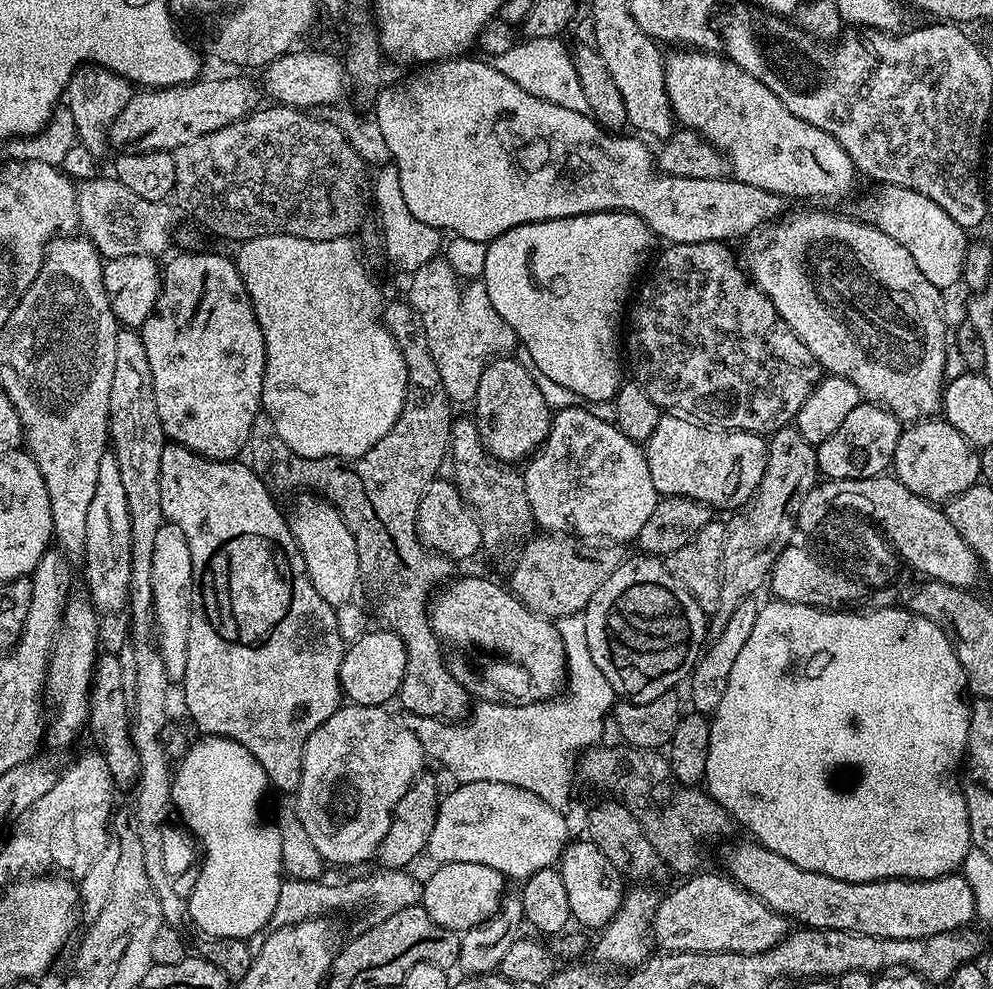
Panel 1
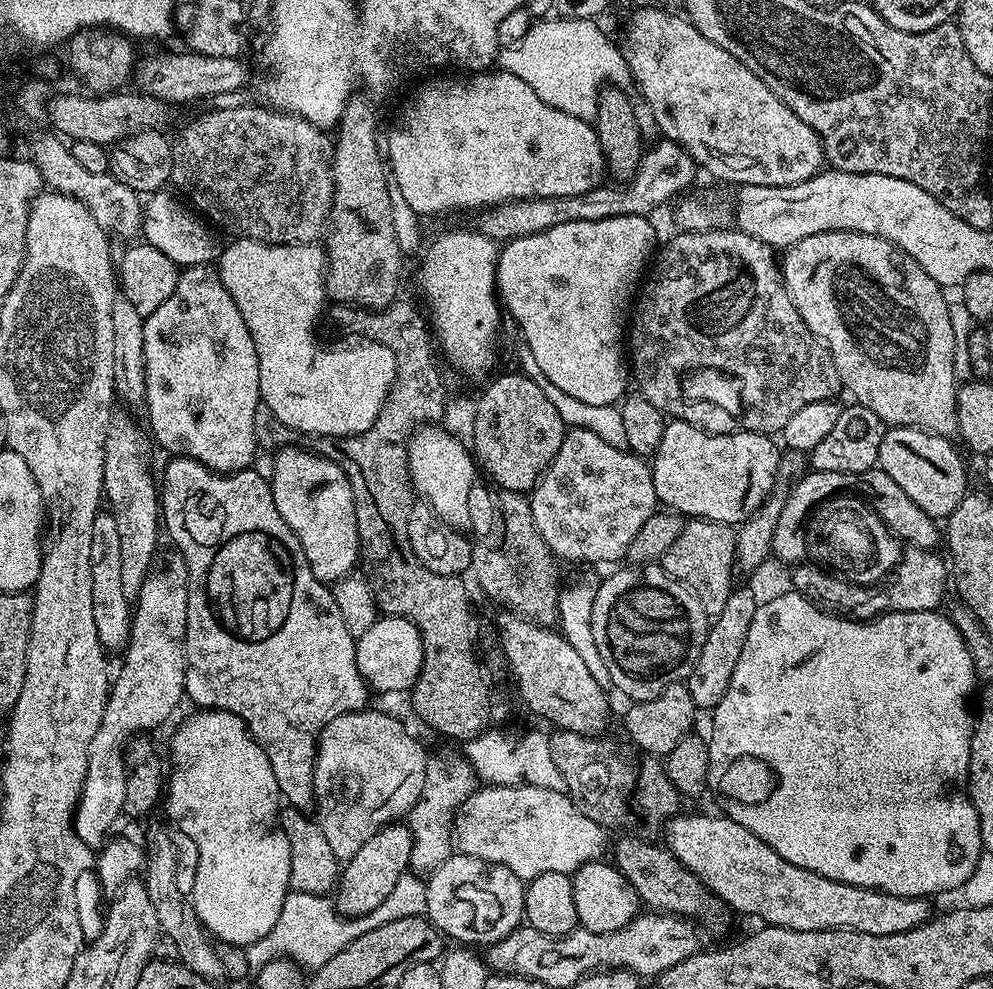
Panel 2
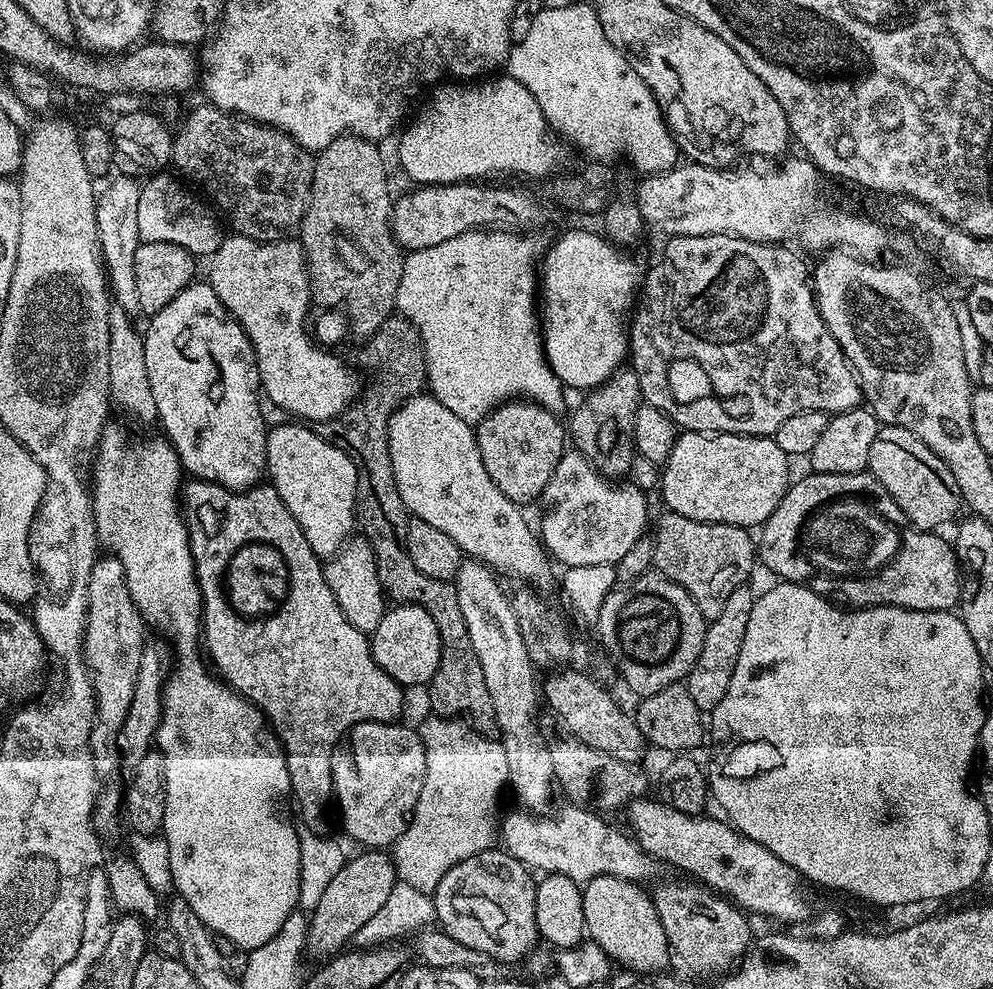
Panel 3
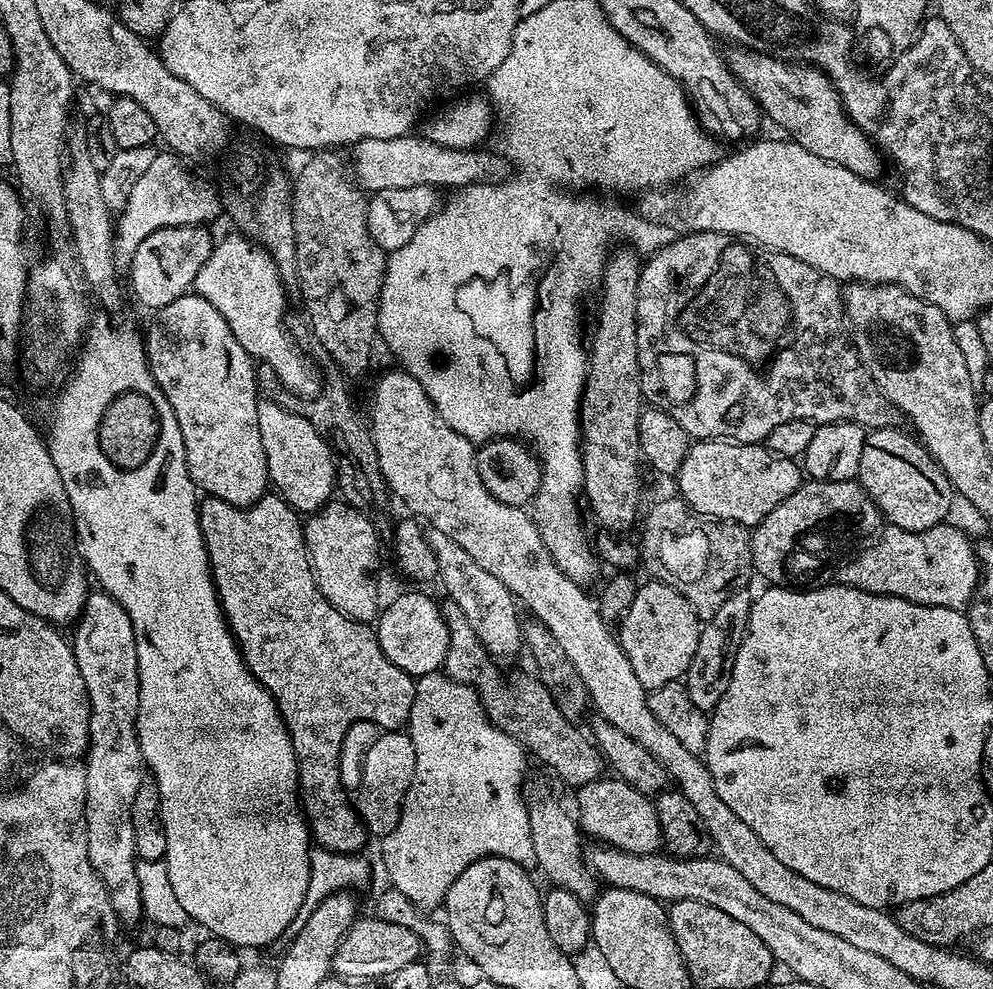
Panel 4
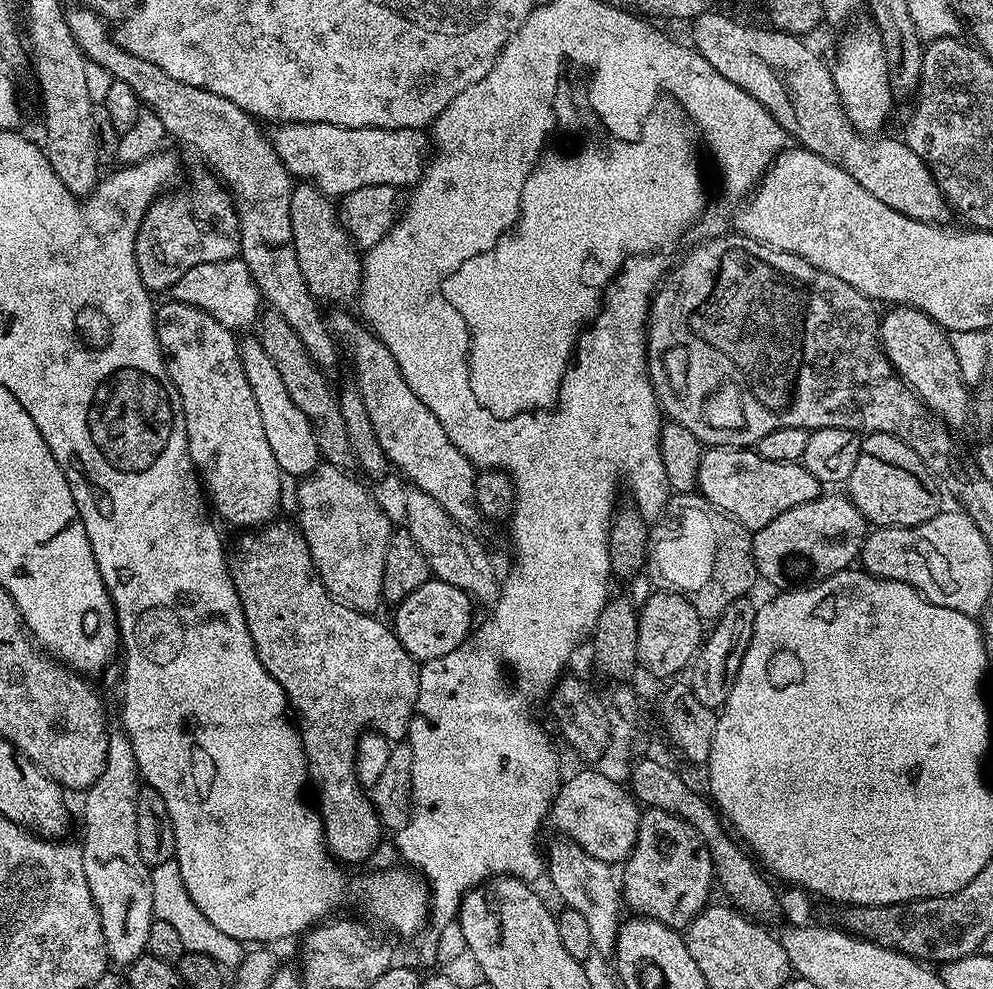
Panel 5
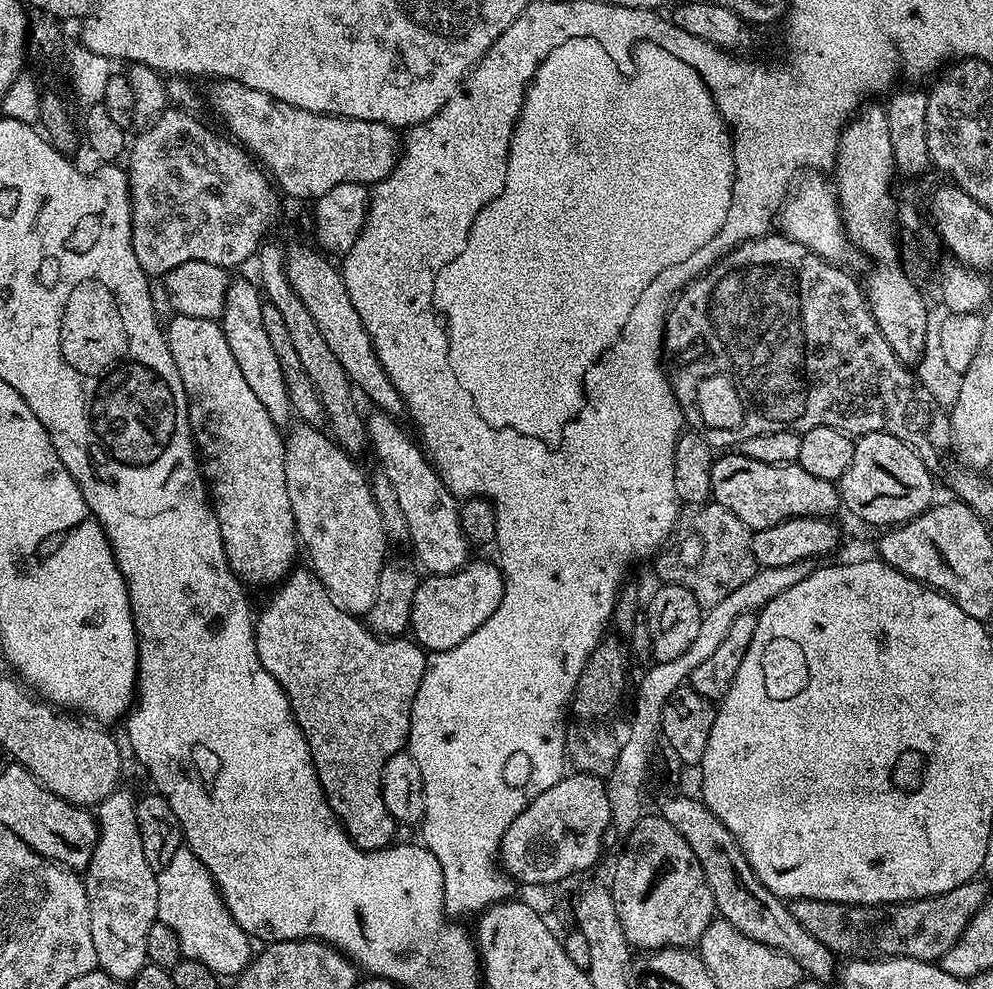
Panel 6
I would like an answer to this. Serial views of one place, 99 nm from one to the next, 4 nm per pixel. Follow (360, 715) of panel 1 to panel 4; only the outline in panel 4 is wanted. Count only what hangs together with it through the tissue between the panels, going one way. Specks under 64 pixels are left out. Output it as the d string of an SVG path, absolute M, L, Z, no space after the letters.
M384 730L379 733L380 737L368 748L364 756L364 773L360 776L360 793L354 796L354 807L373 837L382 838L390 834L398 826L398 818L402 814L402 806L410 786L414 782L414 742L404 730Z

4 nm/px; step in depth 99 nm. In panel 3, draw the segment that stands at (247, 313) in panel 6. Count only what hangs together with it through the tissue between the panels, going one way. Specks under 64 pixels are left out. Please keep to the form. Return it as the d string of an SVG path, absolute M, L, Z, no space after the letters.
M300 422L288 423L292 424L268 428L266 476L272 488L278 490L278 498L286 502L286 510L294 514L294 522L302 526L310 550L314 550L318 557L331 558L348 543L358 524L356 467L346 453L338 450L338 446L323 440L315 427Z

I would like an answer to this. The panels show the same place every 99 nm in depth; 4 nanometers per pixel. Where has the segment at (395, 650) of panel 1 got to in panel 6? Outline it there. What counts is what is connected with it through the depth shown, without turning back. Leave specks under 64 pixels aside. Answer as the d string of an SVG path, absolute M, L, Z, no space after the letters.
M475 560L465 564L457 572L451 572L445 576L428 574L417 583L416 593L412 599L410 632L416 643L429 653L445 652L458 646L458 642L466 642L466 638L470 638L470 634L474 634L474 630L478 630L478 626L482 626L482 622L486 622L490 618L490 614L494 614L494 610L498 610L498 606L502 602L504 573L499 563L487 564L484 560Z

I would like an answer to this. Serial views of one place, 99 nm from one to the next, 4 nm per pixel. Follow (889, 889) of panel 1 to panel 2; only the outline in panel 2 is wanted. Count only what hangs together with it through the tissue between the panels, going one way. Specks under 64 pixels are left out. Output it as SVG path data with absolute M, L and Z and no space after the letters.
M677 814L668 821L666 833L668 841L666 847L674 853L690 870L714 893L723 900L729 909L741 912L744 916L757 916L760 922L773 928L786 930L830 930L831 928L845 928L851 932L862 934L902 934L922 926L932 915L927 899L918 896L895 896L880 892L876 888L863 888L846 882L834 882L830 878L822 878L822 874L814 874L810 870L802 870L802 866L794 866L786 862L766 842L762 842L746 826L738 826L729 816L684 816Z

